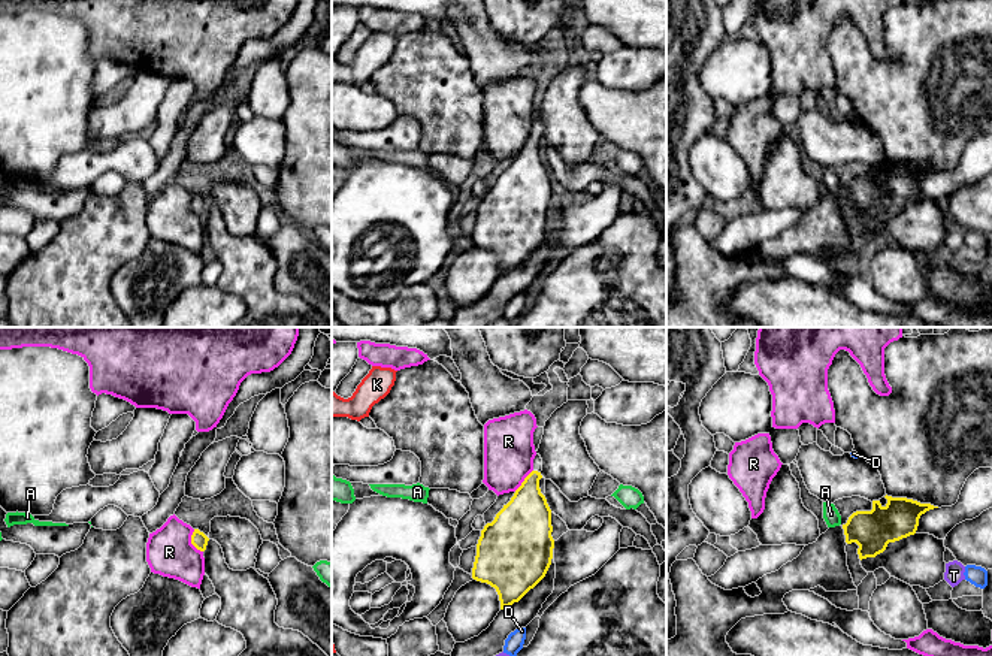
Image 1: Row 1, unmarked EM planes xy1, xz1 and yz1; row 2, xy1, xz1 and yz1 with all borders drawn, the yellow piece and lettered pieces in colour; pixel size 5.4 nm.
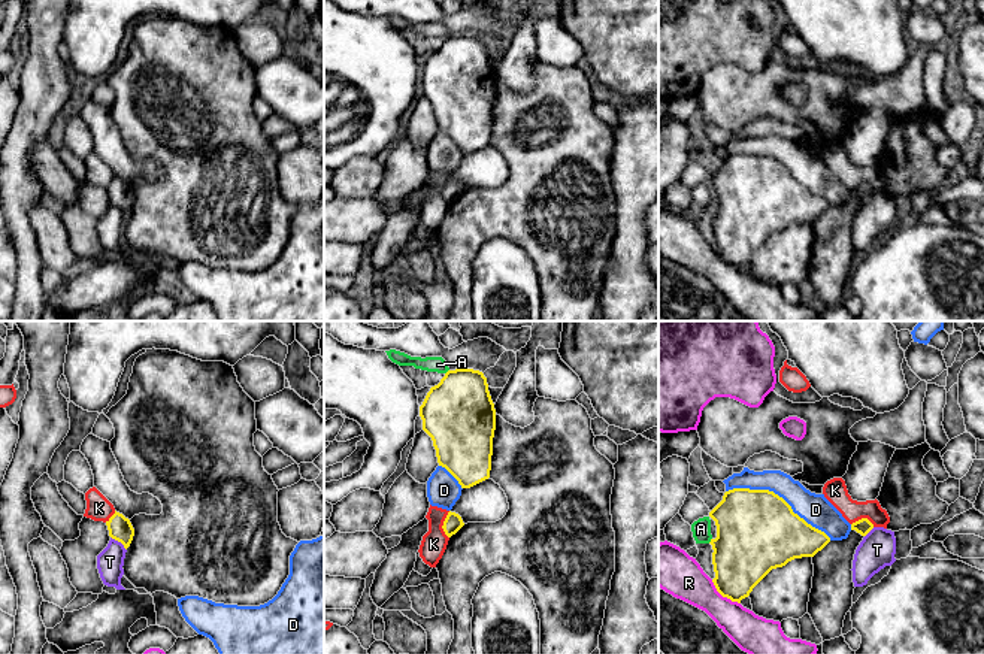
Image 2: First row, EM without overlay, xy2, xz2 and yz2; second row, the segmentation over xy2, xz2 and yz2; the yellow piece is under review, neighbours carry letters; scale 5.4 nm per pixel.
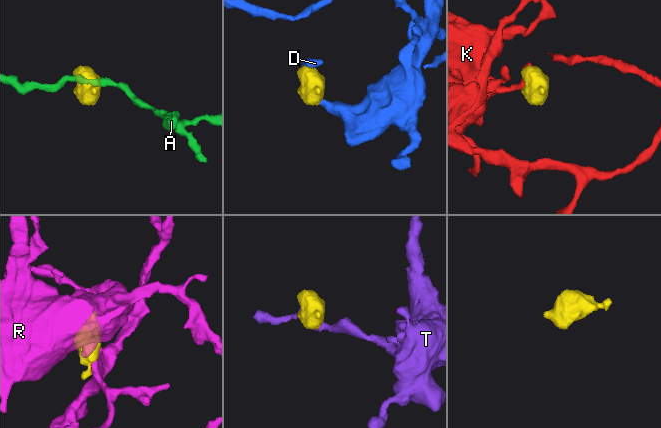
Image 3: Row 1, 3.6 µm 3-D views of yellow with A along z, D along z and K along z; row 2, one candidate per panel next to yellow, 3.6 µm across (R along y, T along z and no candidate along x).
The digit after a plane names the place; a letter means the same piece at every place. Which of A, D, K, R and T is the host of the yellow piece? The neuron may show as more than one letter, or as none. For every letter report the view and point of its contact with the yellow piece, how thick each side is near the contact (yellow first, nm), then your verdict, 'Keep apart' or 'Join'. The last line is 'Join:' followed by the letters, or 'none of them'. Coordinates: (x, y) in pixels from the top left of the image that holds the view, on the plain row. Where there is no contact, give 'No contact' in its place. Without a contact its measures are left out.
A: Touches yellow at yz2 (711, 206). Thickness 440 nm (yellow) against 100 nm. Keep apart
D: Touches yellow at yz2 (778, 162). Thickness 440 nm (yellow) against 170 nm. Keep apart
K: Touches yellow at xz2 (444, 190). Thickness 100 nm (yellow) against 140 nm. Keep apart
R: Touches yellow at yz2 (723, 262). Thickness 320 nm (yellow) against 220 nm. Keep apart
T: Touches yellow at xy2 (120, 206). Thickness 130 nm (yellow) against 140 nm. Keep apart
Join: none of them

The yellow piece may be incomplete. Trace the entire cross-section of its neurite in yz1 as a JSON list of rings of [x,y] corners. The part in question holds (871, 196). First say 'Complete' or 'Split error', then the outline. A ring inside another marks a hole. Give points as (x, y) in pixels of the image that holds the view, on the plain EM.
Complete. [[[884,161],[887,169],[872,166],[871,176],[853,178],[843,190],[846,208],[859,211],[859,224],[875,223],[889,208],[914,200],[919,184],[929,175],[938,173],[907,163]]]

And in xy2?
Complete. [[[116,178],[106,187],[109,202],[124,211],[127,215],[133,206],[134,194],[128,184]]]

